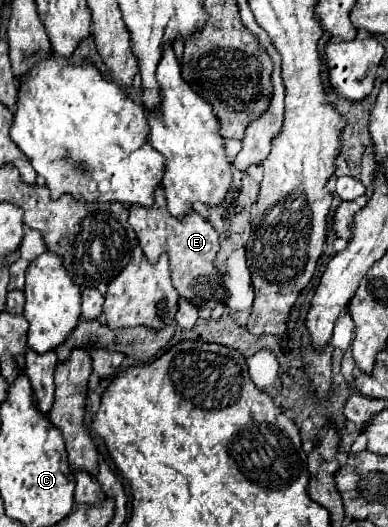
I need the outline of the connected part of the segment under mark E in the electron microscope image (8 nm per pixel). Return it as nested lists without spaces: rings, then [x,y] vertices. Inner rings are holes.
[[[162,188],[156,190],[154,198],[156,198],[156,202],[150,208],[130,206],[130,218],[128,218],[132,228],[136,230],[136,236],[140,240],[146,260],[156,264],[158,256],[162,252],[168,252],[170,270],[172,270],[172,286],[178,290],[178,294],[182,298],[196,302],[196,306],[204,306],[210,300],[222,302],[224,286],[218,276],[218,268],[214,266],[214,258],[220,250],[218,232],[214,230],[214,226],[210,226],[210,222],[206,222],[196,212],[188,214],[188,218],[184,218],[184,222],[176,222],[176,218],[172,218],[172,214],[168,214],[166,196],[164,196]],[[216,280],[220,280],[220,282],[216,282]]]

